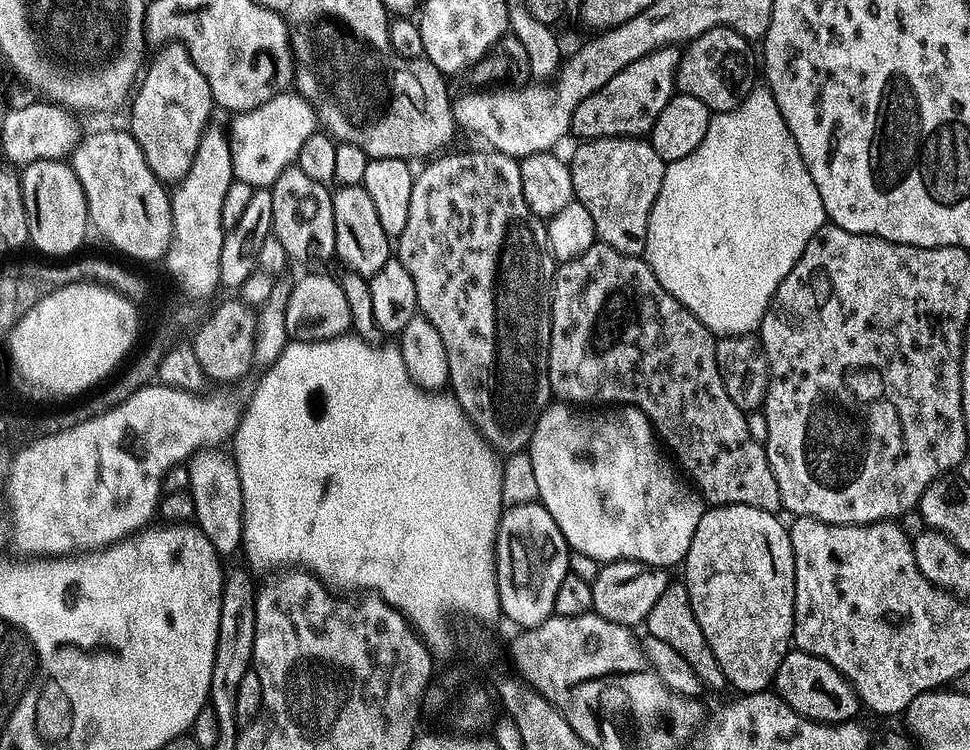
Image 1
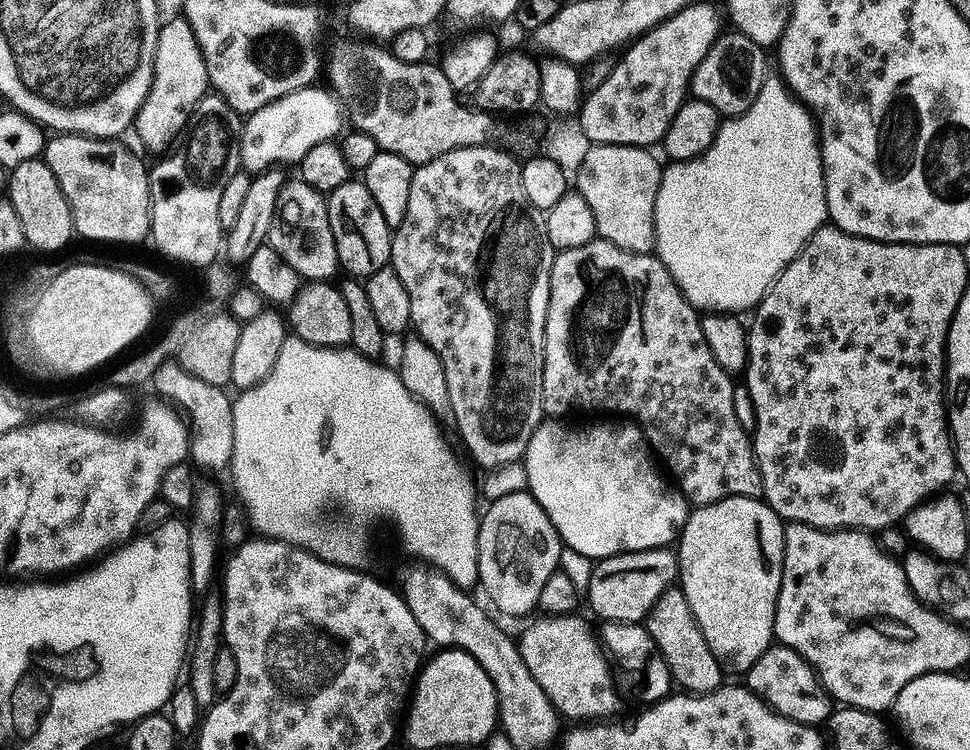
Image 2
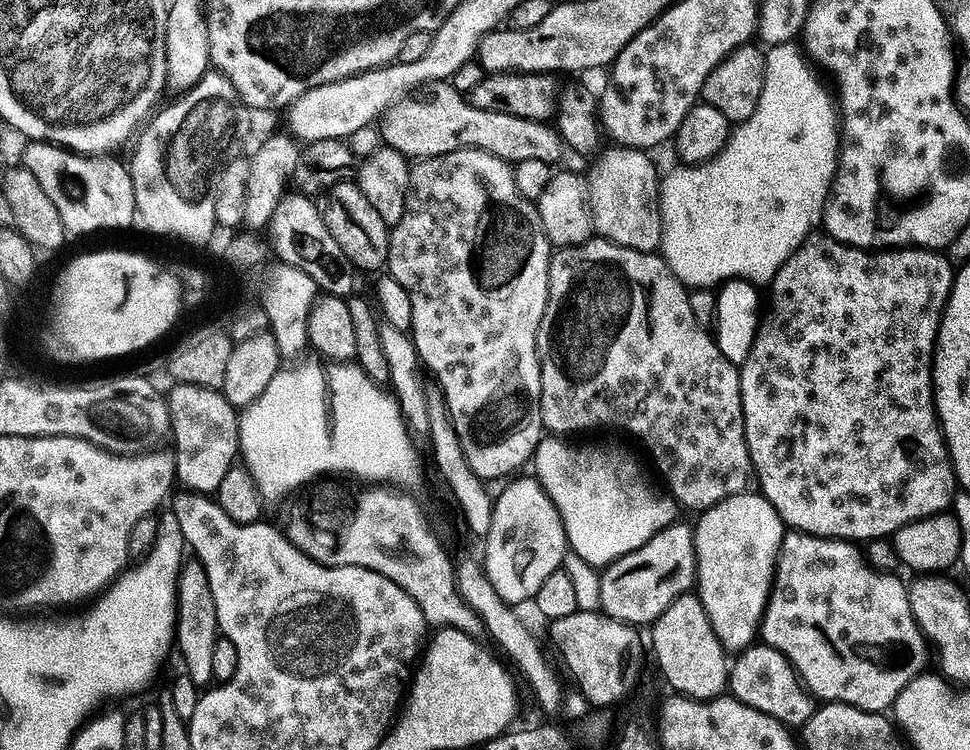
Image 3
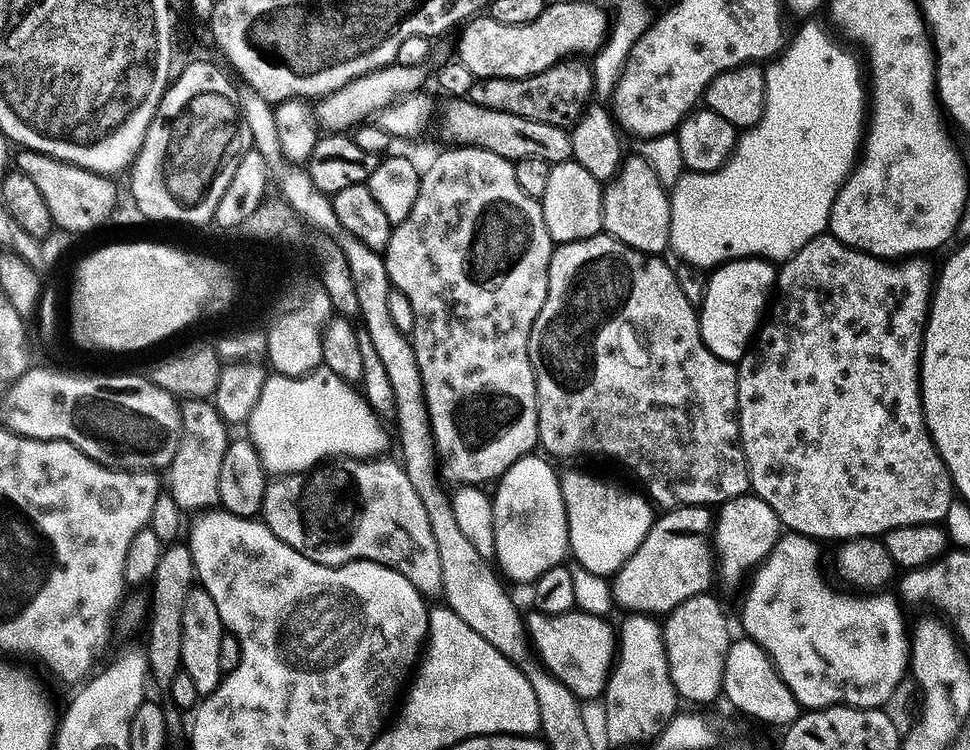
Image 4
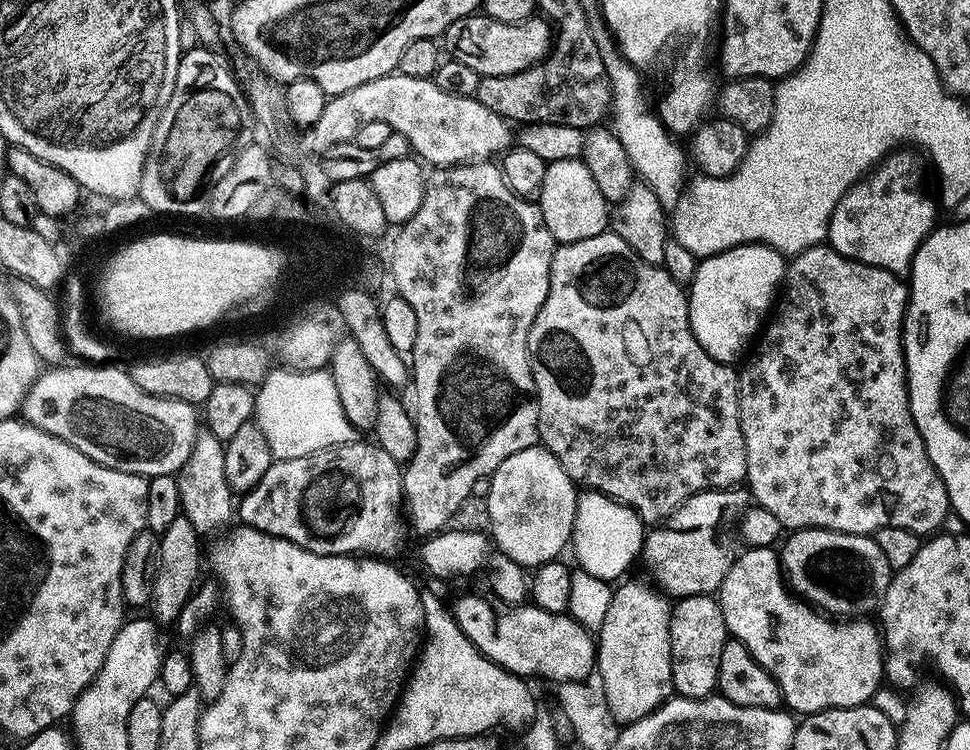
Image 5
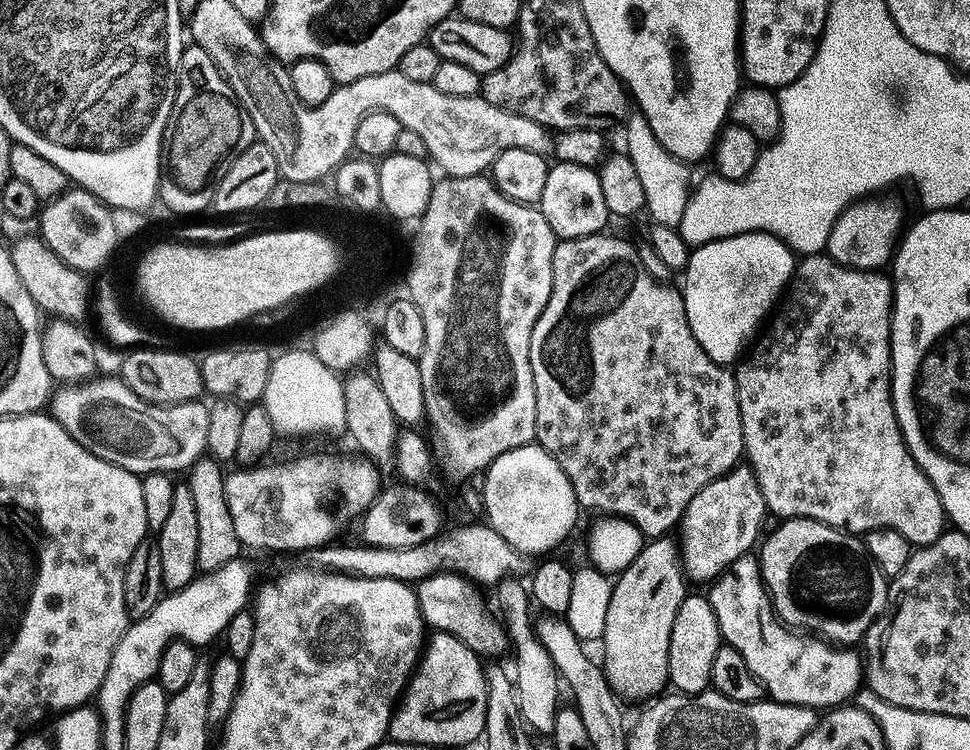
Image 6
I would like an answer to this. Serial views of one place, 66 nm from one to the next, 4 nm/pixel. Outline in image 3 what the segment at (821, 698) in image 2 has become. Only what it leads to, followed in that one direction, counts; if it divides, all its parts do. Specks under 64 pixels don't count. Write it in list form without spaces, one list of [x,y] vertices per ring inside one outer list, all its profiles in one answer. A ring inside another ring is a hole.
[[[765,644],[750,646],[733,661],[729,669],[729,691],[746,706],[778,720],[792,730],[802,730],[818,707],[816,698],[800,683],[792,663],[780,651]]]

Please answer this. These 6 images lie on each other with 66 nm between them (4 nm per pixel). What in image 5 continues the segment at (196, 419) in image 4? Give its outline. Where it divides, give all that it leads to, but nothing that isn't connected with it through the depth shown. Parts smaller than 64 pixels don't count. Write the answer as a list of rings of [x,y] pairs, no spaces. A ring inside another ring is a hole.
[[[209,430],[201,431],[198,435],[194,450],[177,477],[177,495],[182,514],[195,526],[201,536],[208,536],[224,527],[231,525],[236,516],[236,498],[226,480],[225,443],[214,437]]]

